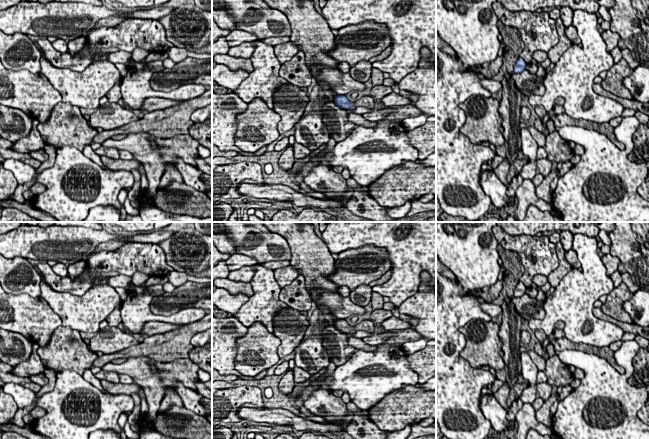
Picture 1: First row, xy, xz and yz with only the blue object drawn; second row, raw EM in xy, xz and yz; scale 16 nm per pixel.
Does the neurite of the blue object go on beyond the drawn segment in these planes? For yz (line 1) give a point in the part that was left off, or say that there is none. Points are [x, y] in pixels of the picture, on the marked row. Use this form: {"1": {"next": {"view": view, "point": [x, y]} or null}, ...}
{"1": {"next": null}}

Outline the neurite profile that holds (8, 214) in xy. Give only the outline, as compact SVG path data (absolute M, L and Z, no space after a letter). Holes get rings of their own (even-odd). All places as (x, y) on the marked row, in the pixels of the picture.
M4 208L0 222L42 222L15 208Z

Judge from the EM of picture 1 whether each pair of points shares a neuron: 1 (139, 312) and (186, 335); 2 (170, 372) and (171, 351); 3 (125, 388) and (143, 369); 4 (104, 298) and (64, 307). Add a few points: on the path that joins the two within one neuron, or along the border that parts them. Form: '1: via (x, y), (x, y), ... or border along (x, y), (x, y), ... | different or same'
1: border along (201, 318), (195, 322), (183, 325) | different
2: border along (188, 357), (157, 362) | different
3: border along (134, 382), (142, 389) | different
4: via (94, 306), (74, 307) | same

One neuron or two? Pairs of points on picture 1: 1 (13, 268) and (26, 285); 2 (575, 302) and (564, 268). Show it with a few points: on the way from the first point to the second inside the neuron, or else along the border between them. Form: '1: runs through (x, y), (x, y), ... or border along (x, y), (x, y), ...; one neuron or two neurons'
1: runs through (16, 272), (25, 281); one neuron
2: border along (572, 267), (555, 288); two neurons

